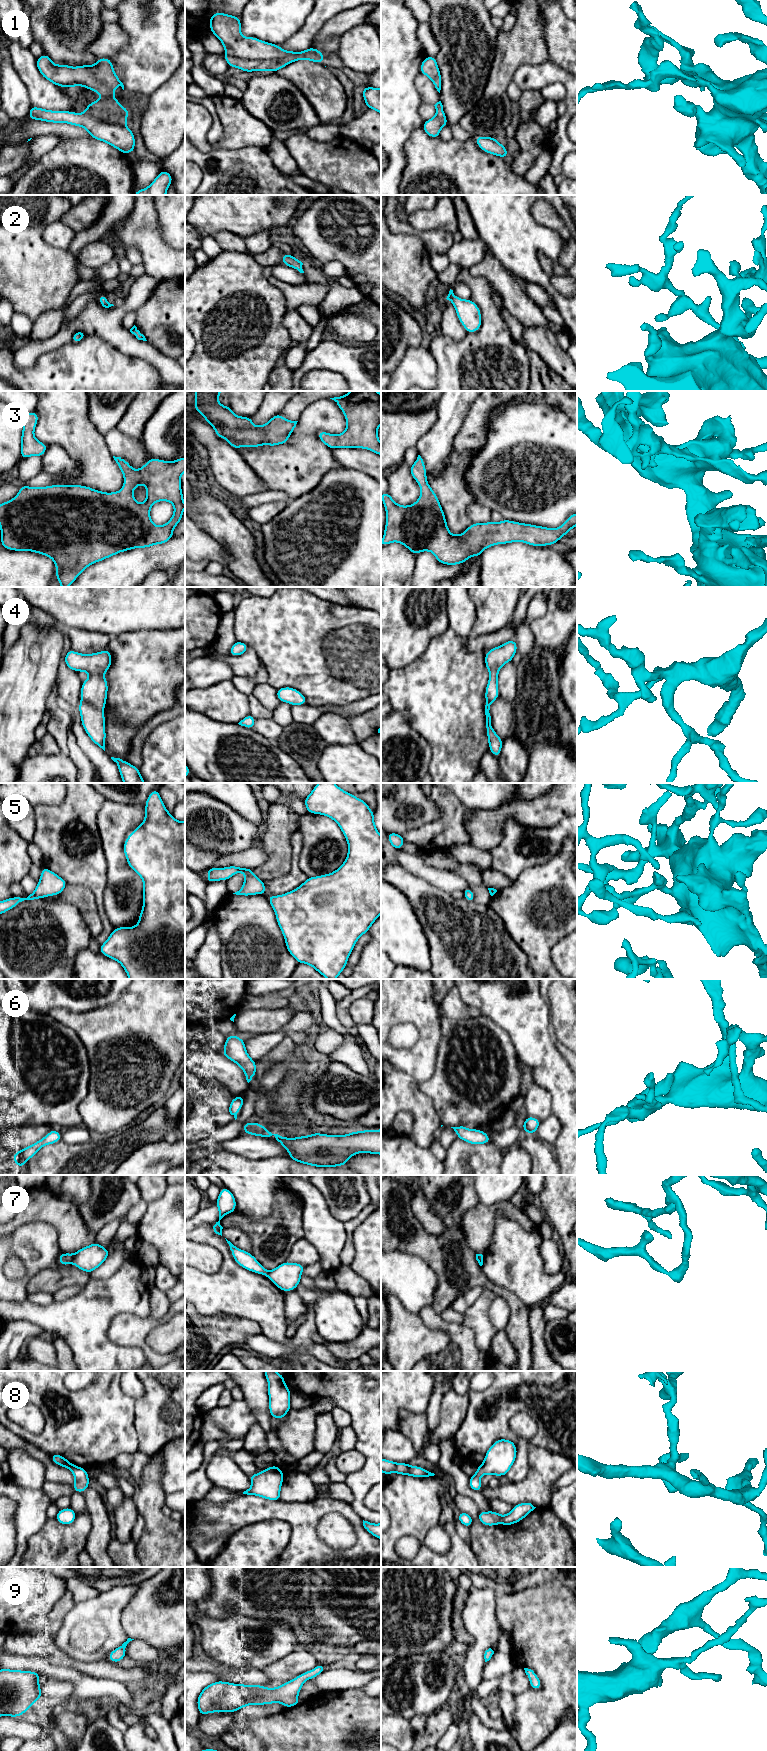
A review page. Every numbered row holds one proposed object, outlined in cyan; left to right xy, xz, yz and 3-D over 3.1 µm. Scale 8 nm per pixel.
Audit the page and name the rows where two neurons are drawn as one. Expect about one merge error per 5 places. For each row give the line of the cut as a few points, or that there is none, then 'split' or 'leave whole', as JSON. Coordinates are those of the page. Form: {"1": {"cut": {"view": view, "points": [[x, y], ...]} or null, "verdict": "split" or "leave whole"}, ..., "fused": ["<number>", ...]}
{"1": {"cut": null, "verdict": "leave whole"}, "2": {"cut": null, "verdict": "leave whole"}, "3": {"cut": null, "verdict": "leave whole"}, "4": {"cut": null, "verdict": "leave whole"}, "5": {"cut": null, "verdict": "leave whole"}, "6": {"cut": null, "verdict": "leave whole"}, "7": {"cut": {"view": "xy", "points": [[73, 1255], [70, 1262]]}, "verdict": "split"}, "8": {"cut": null, "verdict": "leave whole"}, "9": {"cut": null, "verdict": "leave whole"}, "fused": ["7"]}

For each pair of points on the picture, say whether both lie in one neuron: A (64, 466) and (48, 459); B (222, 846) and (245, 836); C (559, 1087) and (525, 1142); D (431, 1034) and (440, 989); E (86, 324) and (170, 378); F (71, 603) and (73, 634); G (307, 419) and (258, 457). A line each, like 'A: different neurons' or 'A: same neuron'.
A: same neuron
B: same neuron
C: different neurons
D: different neurons
E: same neuron
F: different neurons
G: same neuron

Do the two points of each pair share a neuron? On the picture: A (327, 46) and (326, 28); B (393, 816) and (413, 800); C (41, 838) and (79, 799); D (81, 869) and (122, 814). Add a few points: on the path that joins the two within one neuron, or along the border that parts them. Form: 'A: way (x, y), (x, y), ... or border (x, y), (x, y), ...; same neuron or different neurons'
A: border (339, 36), (312, 41); different neurons
B: way (398, 811), (403, 806), (408, 805); same neuron
C: way (52, 832), (74, 810); same neuron
D: border (96, 819), (102, 851), (107, 865); different neurons

